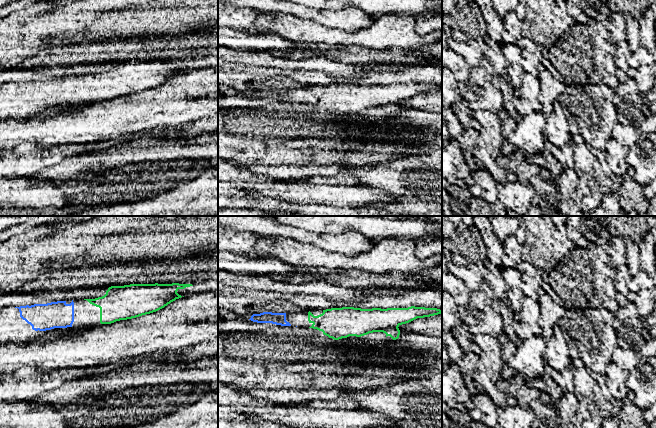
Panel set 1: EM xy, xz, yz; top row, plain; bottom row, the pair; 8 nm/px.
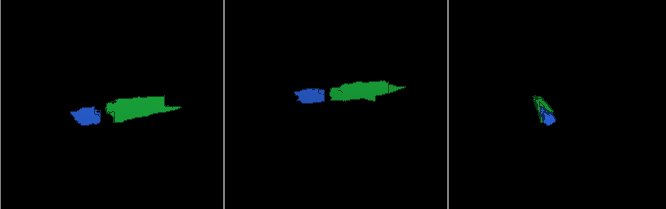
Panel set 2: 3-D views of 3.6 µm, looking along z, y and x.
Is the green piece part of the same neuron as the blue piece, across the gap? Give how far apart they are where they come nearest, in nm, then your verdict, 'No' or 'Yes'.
Distance 90 nm. Yes

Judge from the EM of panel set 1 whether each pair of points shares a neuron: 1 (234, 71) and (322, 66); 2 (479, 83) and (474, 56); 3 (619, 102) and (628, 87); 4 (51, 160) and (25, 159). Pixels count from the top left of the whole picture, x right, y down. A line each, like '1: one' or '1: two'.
1: two
2: two
3: one
4: one

